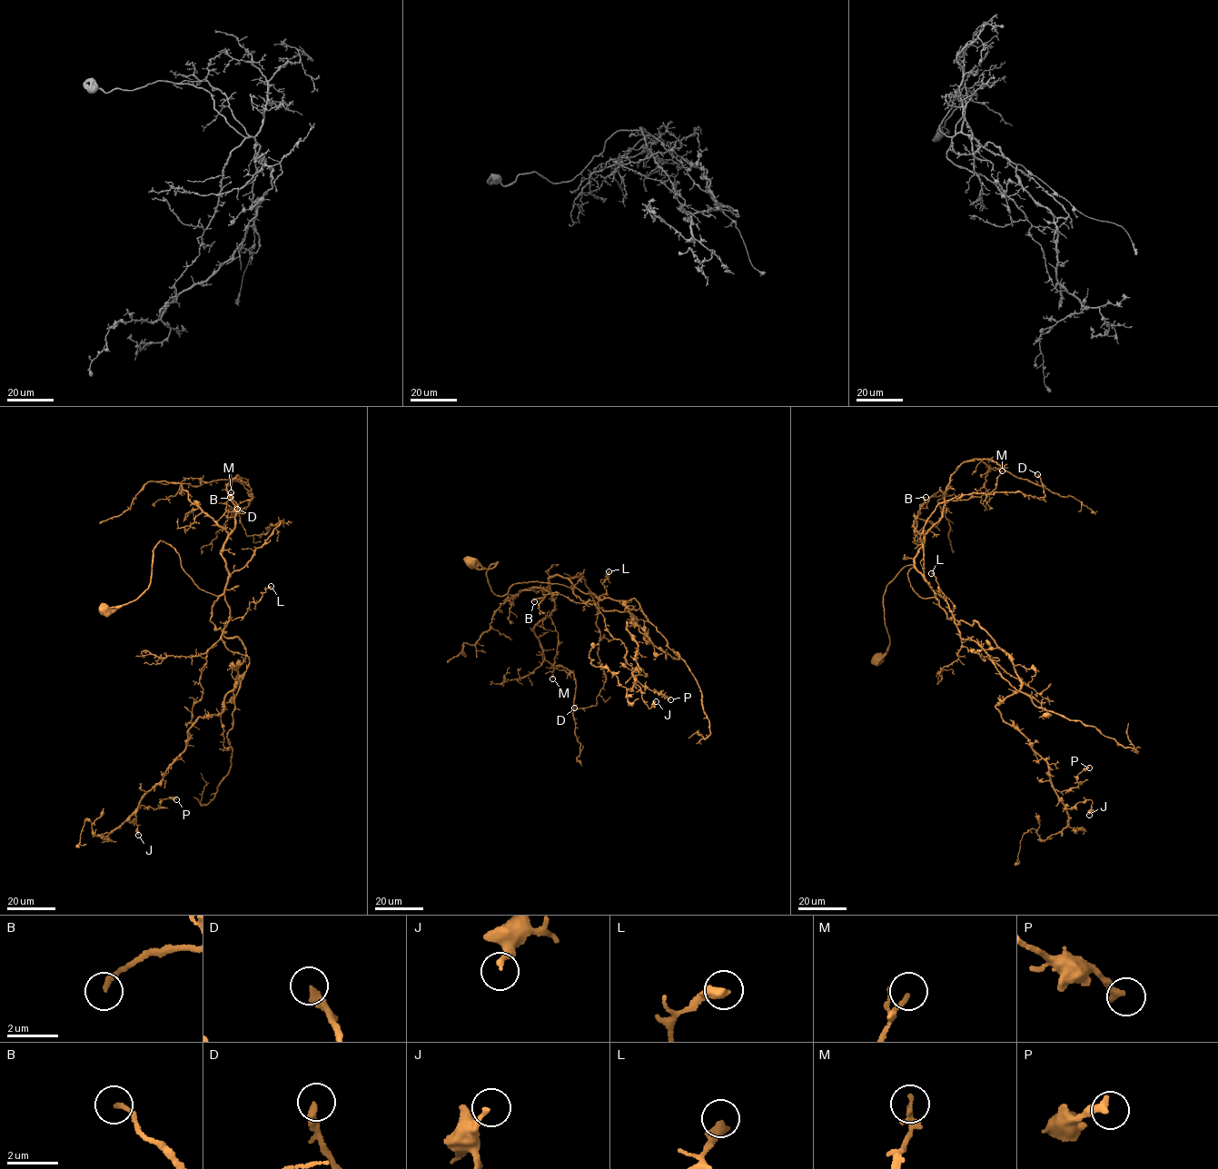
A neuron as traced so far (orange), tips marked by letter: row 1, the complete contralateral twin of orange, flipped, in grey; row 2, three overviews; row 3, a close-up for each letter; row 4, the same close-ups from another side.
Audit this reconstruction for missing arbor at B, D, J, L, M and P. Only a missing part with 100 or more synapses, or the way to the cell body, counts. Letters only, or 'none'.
none

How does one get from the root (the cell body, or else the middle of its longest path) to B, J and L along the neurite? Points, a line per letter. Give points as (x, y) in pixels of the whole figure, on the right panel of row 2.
B: (875, 658), (889, 648), (883, 594), (899, 571), (913, 564), (913, 589), (935, 596), (914, 562), (925, 497)
J: (875, 658), (913, 564), (915, 593), (1008, 655), (1021, 687), (995, 707), (1089, 815)
L: (875, 658), (890, 644), (883, 594), (905, 566), (914, 566), (915, 593), (954, 611), (931, 573)

